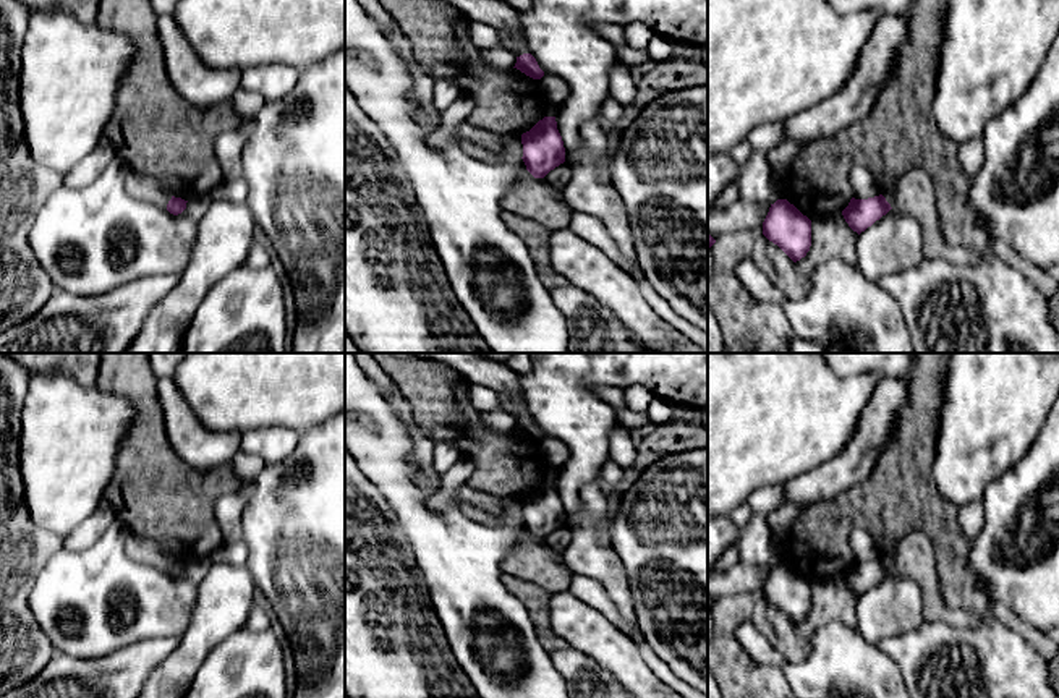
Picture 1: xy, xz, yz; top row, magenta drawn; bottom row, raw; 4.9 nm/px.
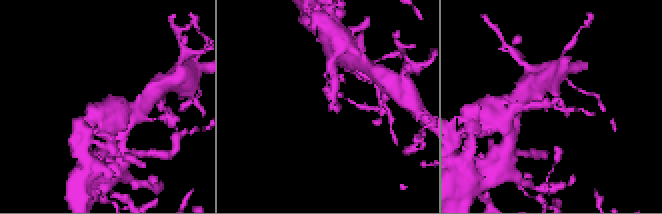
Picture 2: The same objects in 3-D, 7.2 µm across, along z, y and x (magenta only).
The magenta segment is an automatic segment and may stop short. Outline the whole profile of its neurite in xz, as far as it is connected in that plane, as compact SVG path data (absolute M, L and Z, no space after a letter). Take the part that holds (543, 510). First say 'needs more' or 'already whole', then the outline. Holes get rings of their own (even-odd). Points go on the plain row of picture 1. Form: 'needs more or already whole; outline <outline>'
already whole; outline M544 479L521 497L523 525L534 541L544 541L565 525L565 510L557 492L555 479Z

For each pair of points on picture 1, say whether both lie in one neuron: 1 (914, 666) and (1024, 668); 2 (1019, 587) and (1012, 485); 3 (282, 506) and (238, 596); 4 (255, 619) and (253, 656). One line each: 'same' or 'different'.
1: same
2: same
3: different
4: different

